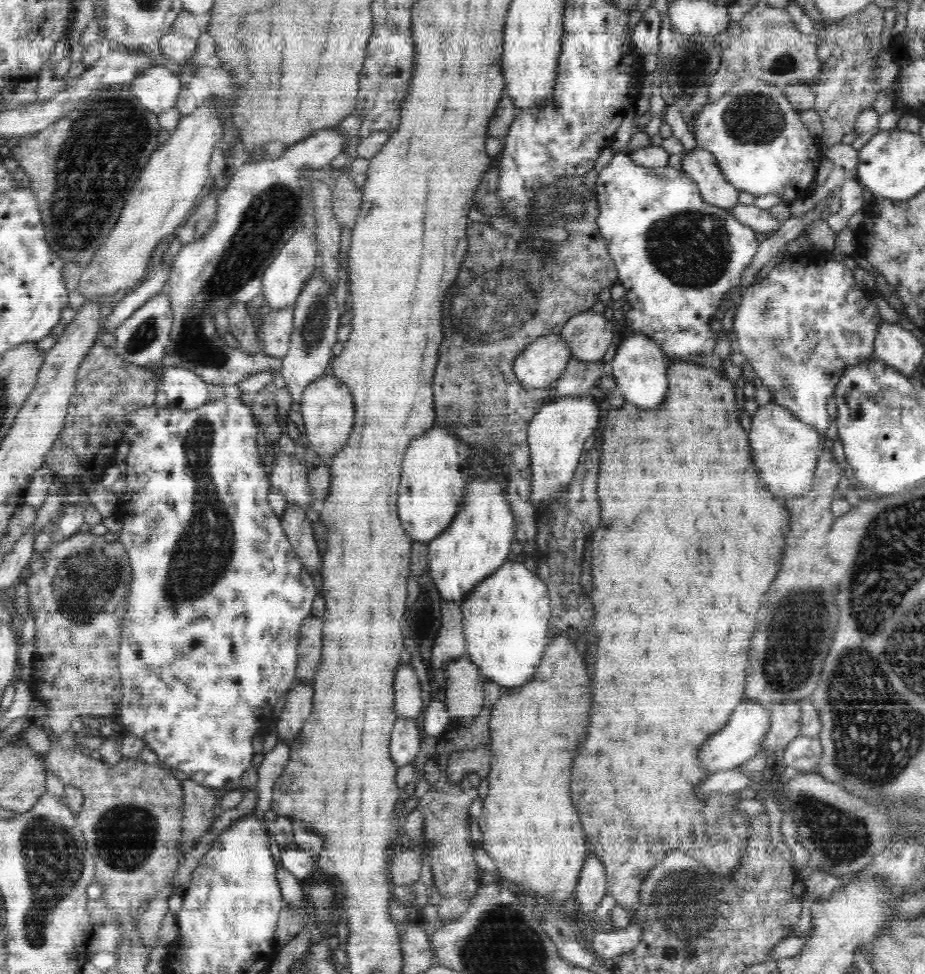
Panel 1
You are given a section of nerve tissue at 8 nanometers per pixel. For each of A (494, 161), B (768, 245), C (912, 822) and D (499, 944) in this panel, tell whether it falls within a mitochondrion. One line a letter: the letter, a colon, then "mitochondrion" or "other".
A: other
B: other
C: other
D: mitochondrion

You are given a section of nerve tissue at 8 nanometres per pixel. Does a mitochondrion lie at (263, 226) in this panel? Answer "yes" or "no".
yes

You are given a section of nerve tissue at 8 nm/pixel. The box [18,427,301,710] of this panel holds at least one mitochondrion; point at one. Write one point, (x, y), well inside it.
(84, 580)

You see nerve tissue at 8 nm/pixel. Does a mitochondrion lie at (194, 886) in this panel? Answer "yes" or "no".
no

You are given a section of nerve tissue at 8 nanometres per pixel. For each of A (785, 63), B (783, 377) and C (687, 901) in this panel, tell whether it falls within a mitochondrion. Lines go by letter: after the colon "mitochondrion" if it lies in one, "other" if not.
A: mitochondrion
B: mitochondrion
C: mitochondrion

